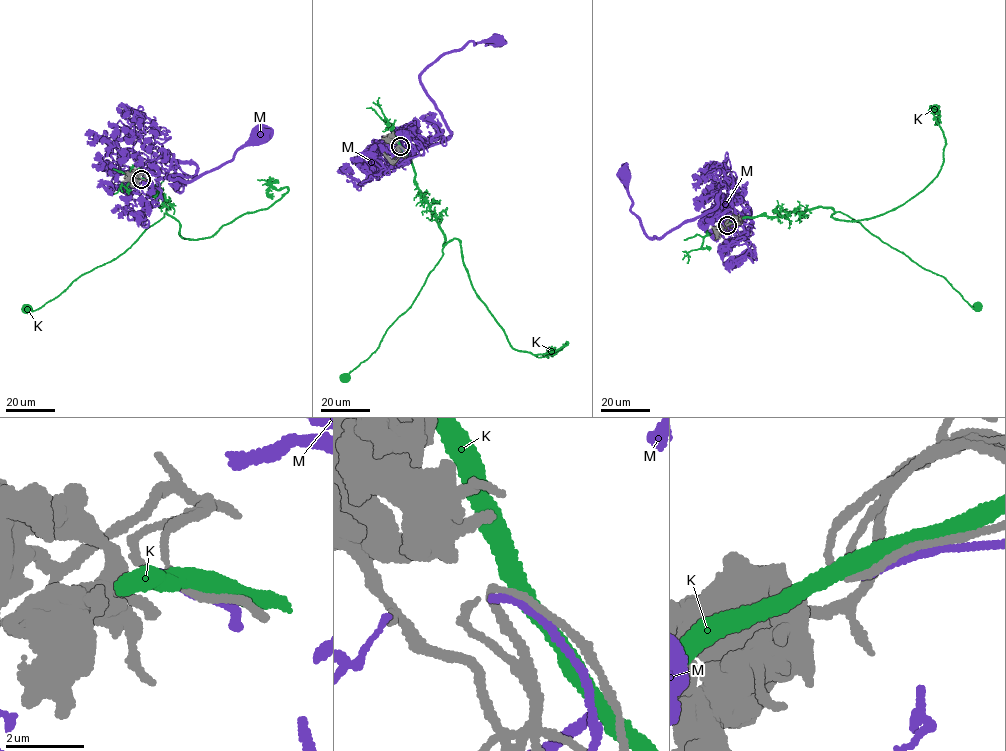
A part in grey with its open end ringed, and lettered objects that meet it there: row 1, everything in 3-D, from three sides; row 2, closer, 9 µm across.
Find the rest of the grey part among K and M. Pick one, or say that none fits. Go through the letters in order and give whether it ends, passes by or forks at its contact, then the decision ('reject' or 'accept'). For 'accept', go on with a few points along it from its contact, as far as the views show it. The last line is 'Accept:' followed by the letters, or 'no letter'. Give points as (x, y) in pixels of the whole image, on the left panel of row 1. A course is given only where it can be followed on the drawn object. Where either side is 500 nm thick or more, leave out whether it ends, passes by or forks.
K: it passes by | reject
M: it ends | accept | via (141, 179), (164, 159), (197, 166), (192, 176), (169, 176), (194, 180), (262, 135)
Accept: M

